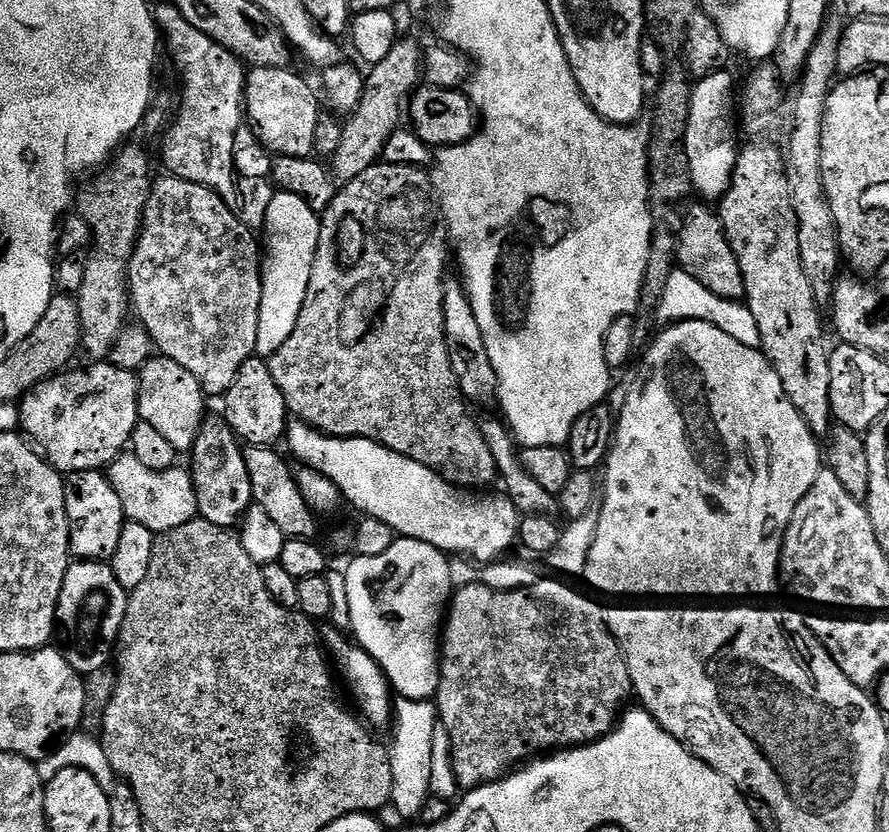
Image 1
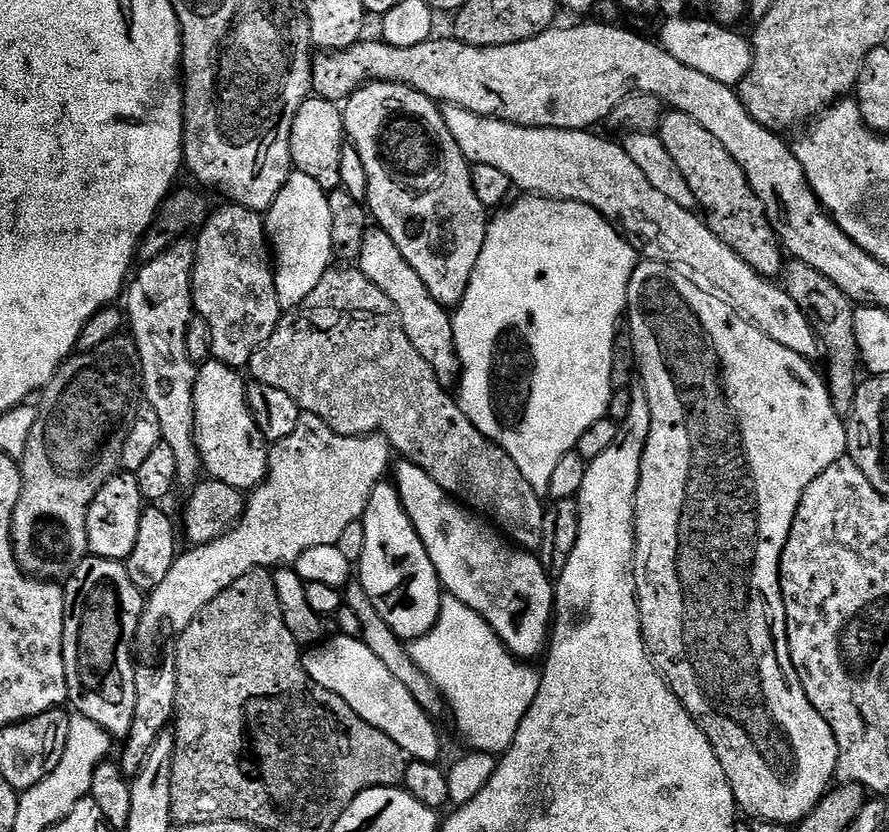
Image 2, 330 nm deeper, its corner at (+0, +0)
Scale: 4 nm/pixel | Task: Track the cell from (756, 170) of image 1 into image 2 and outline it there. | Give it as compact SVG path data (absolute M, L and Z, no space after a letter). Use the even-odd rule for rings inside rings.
M675 110L665 115L658 135L670 158L674 158L674 166L682 170L682 178L686 178L686 186L690 186L693 201L704 207L703 215L708 229L718 234L718 238L722 238L730 250L738 253L746 266L752 266L763 276L779 277L786 267L785 250L767 220L766 210L754 194L742 166L730 158L730 150L726 150L726 146L722 146L722 142L718 142L710 130L698 126L690 114Z

